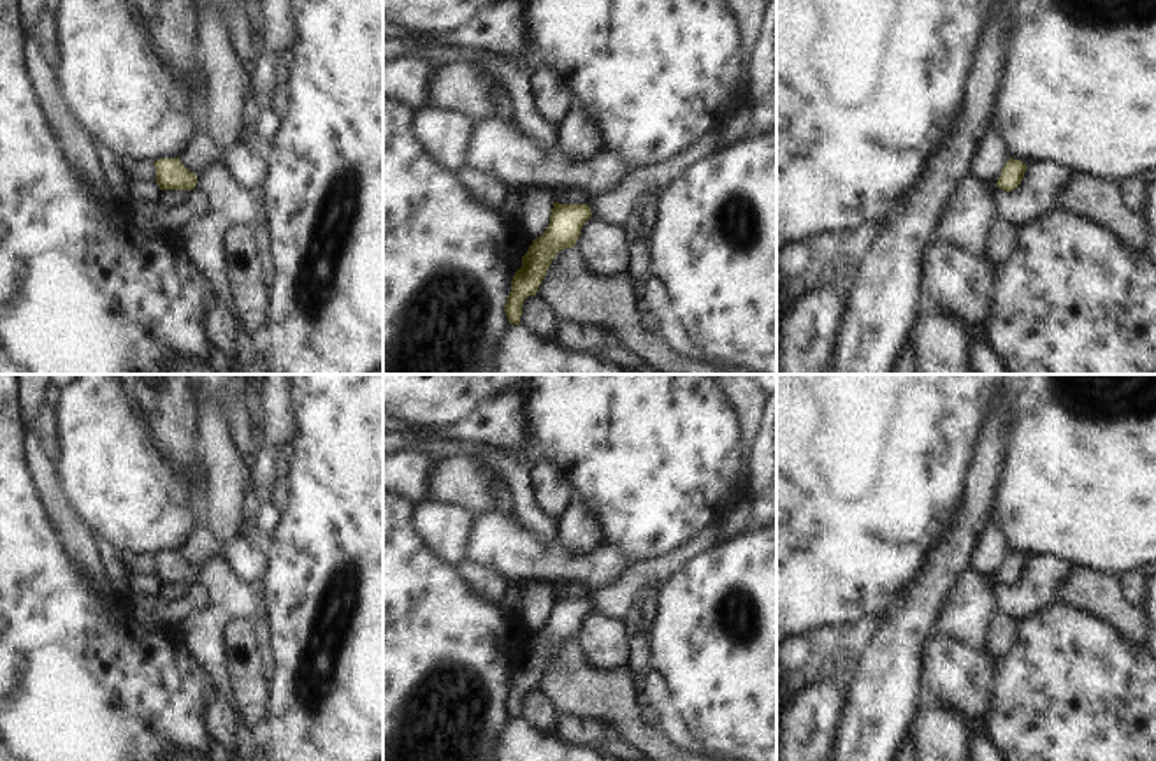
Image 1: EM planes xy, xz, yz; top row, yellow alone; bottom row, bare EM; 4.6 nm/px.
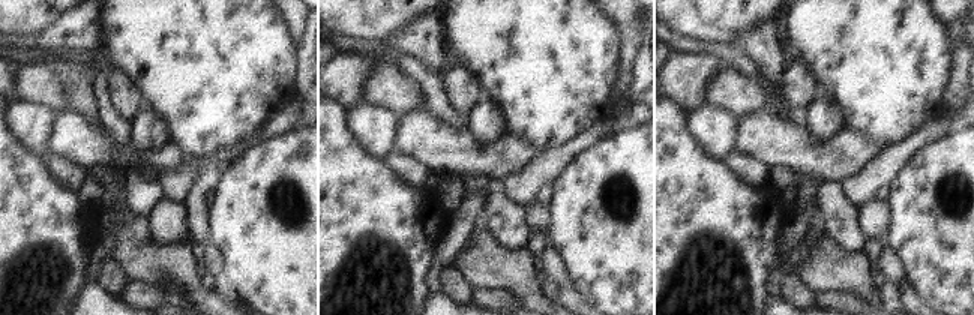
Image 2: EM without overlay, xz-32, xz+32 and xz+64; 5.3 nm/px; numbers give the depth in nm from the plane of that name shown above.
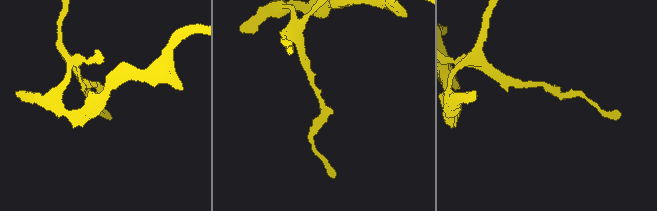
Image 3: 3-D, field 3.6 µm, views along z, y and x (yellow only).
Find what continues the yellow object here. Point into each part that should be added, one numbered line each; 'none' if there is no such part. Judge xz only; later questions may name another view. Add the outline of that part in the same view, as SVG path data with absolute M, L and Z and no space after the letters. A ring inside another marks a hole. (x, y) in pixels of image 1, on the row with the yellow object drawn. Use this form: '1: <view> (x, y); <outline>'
none

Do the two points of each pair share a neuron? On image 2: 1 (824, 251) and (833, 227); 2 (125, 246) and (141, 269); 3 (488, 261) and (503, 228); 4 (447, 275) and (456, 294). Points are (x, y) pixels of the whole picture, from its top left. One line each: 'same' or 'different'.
1: different
2: same
3: different
4: same

